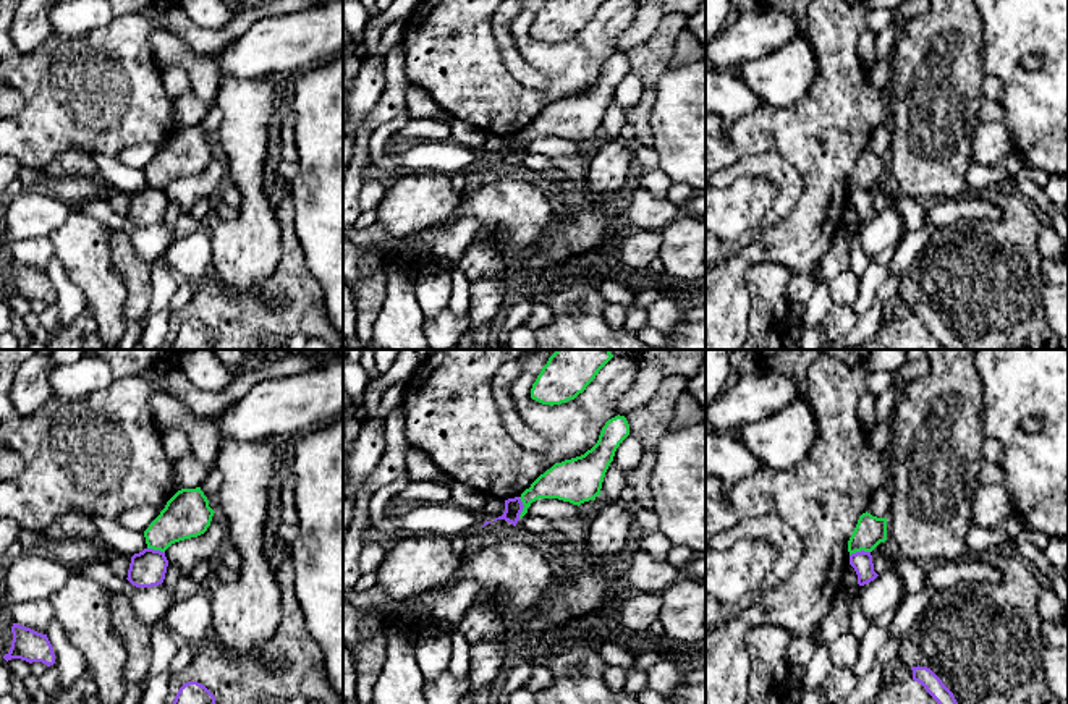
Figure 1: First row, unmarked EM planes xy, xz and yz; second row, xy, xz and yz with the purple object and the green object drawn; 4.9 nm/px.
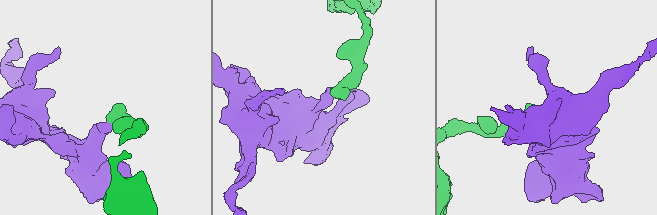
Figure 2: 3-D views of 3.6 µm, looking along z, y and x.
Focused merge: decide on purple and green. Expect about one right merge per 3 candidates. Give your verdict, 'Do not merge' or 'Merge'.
Do not merge

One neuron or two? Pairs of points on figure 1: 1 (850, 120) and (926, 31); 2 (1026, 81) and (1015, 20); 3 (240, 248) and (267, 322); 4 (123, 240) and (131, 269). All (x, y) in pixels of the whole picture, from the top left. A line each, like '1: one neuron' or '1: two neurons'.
1: two neurons
2: one neuron
3: two neurons
4: one neuron

